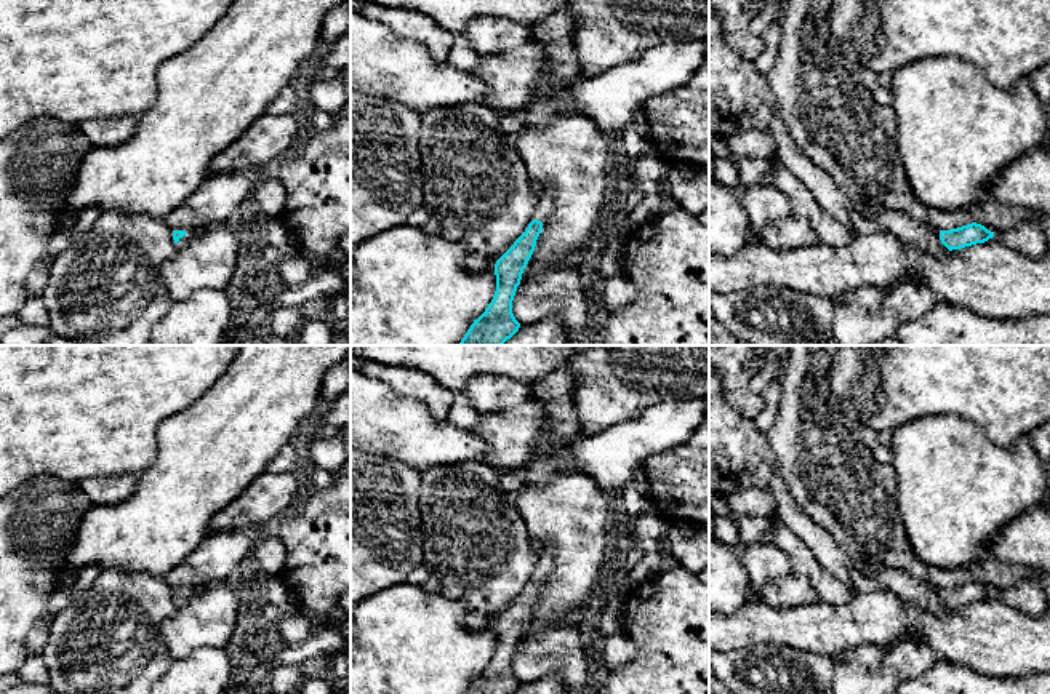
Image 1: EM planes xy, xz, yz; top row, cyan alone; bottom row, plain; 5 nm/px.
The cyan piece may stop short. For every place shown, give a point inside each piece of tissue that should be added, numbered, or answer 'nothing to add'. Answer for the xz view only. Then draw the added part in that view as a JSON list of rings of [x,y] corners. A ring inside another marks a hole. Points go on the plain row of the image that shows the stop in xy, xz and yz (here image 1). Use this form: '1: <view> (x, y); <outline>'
1: xz (545, 566); [[[552,545],[538,552],[535,577],[544,579],[554,571]]]

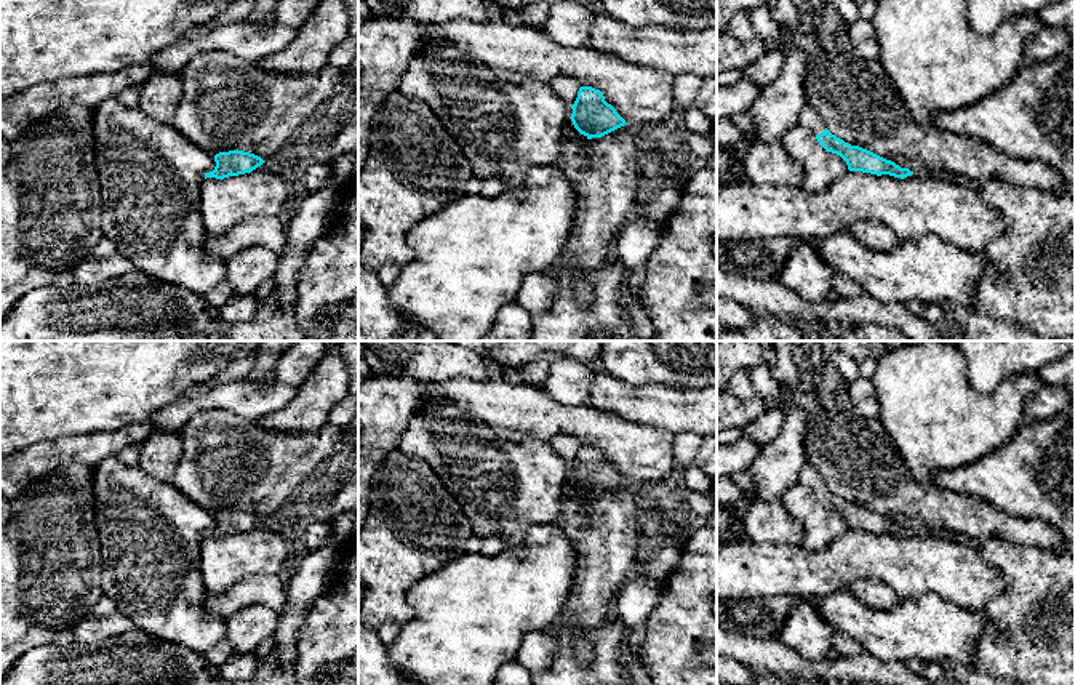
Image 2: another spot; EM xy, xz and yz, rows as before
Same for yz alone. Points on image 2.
1: yz (808, 476); [[[808,463],[803,466],[803,469],[798,474],[798,483],[811,488],[814,493],[821,493],[825,488],[825,482],[821,477],[821,474]]]

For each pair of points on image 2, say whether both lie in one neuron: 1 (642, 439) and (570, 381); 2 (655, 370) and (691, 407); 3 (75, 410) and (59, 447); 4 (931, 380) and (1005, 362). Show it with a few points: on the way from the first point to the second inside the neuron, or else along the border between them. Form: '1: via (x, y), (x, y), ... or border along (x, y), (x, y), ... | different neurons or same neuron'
1: border along (547, 394), (563, 404), (584, 405) | different neurons
2: border along (632, 386), (664, 384), (699, 389) | different neurons
3: border along (101, 429), (91, 434), (69, 434), (27, 445) | different neurons
4: border along (963, 357), (976, 391), (1002, 384) | different neurons

